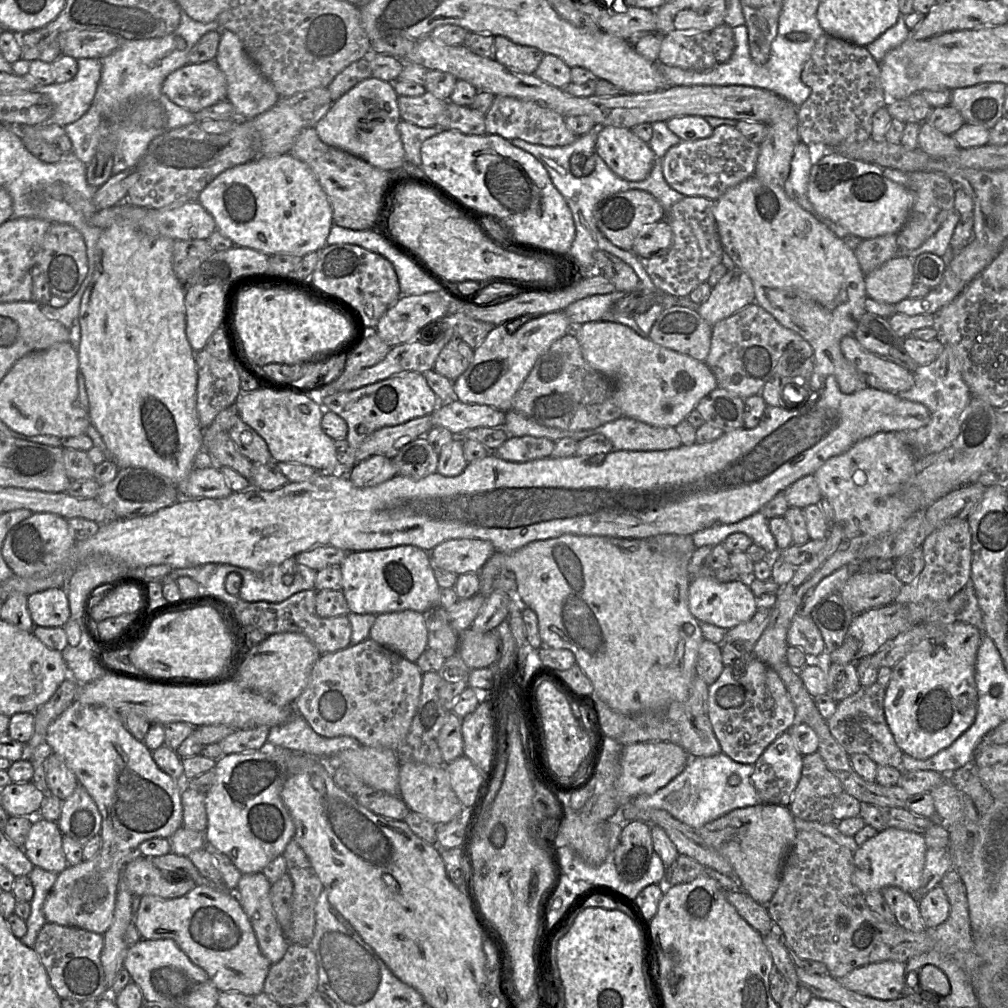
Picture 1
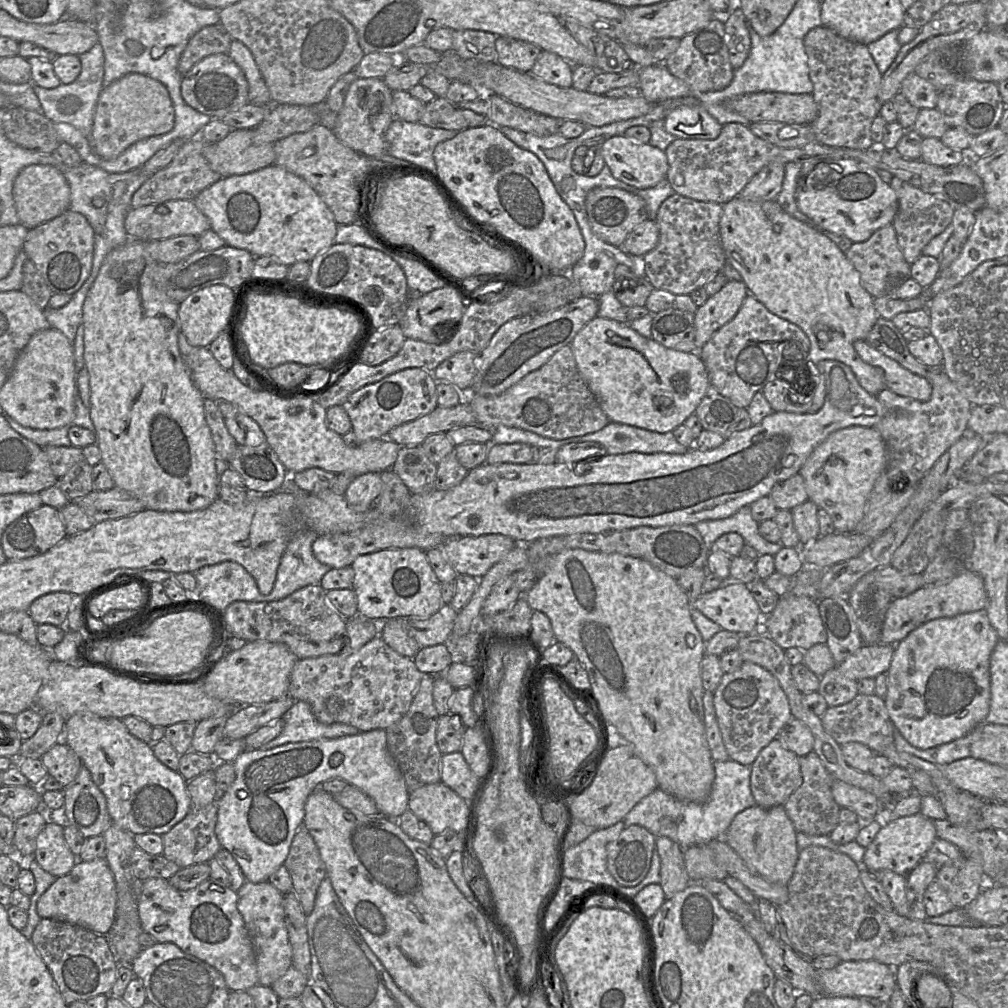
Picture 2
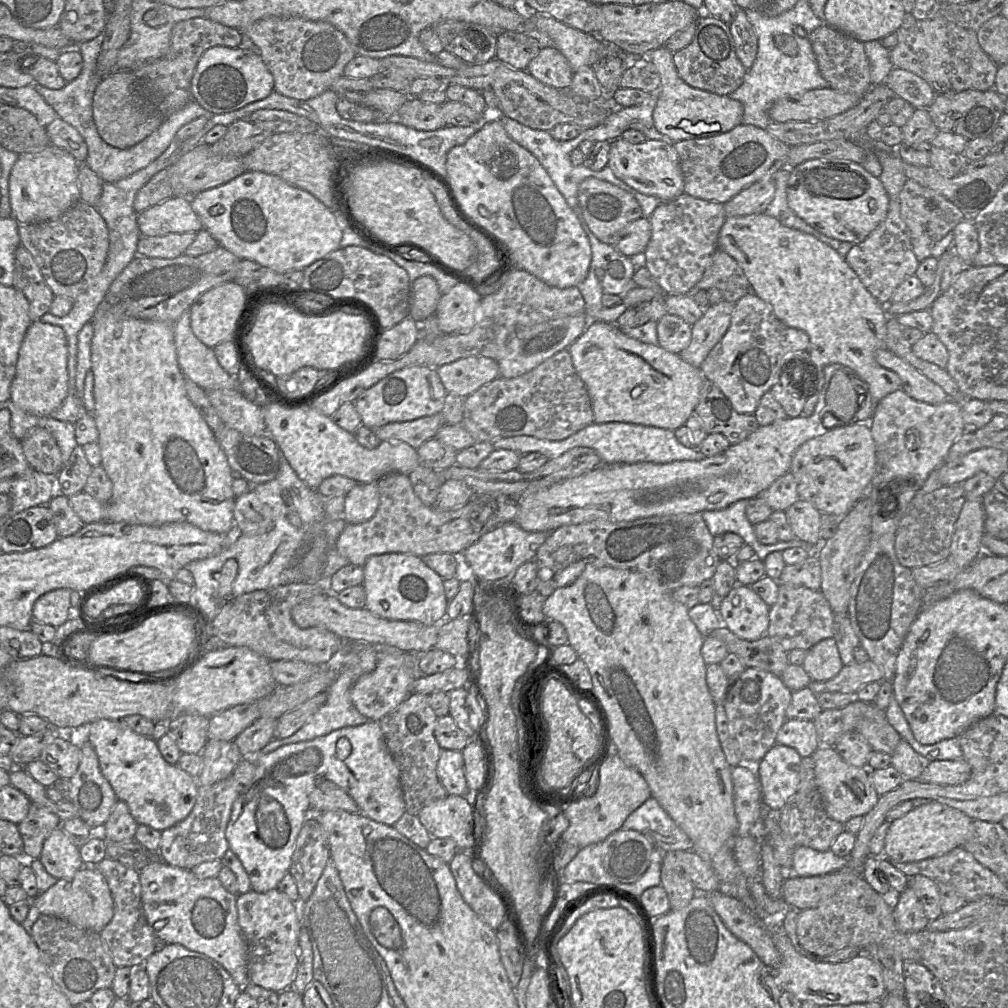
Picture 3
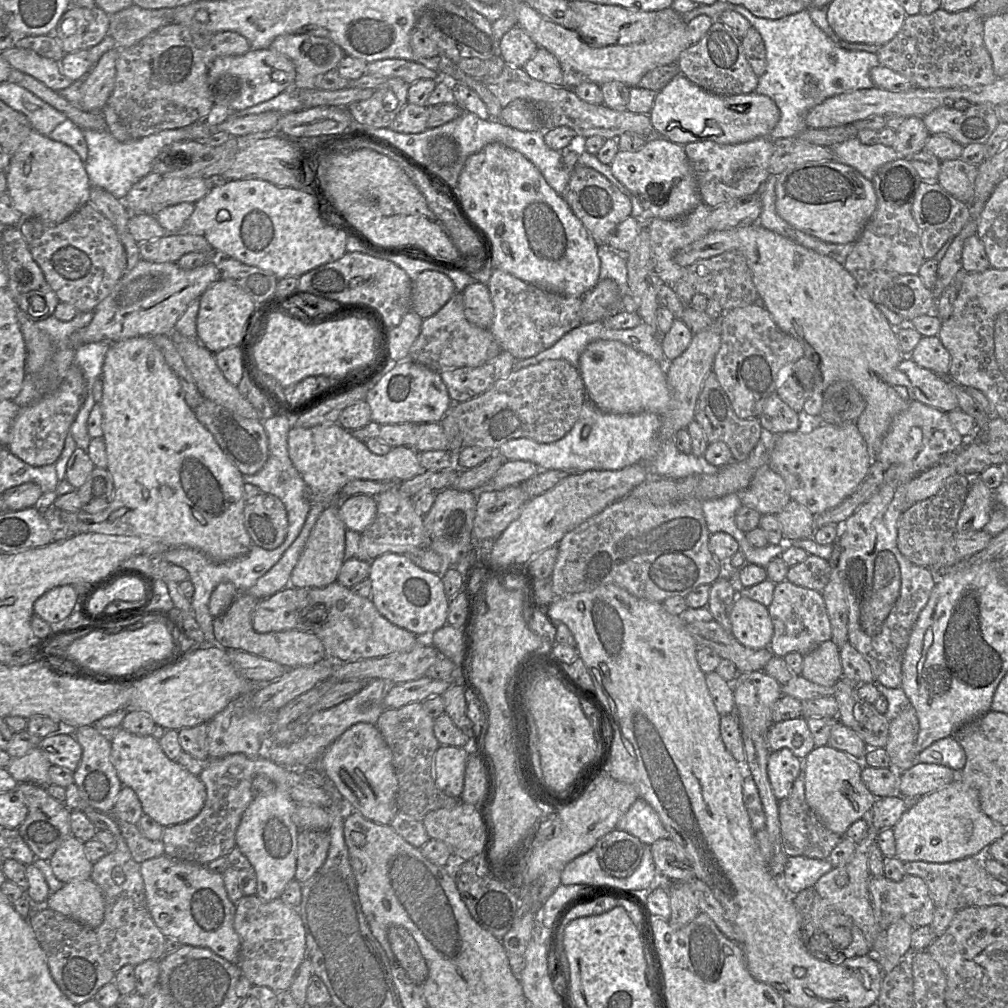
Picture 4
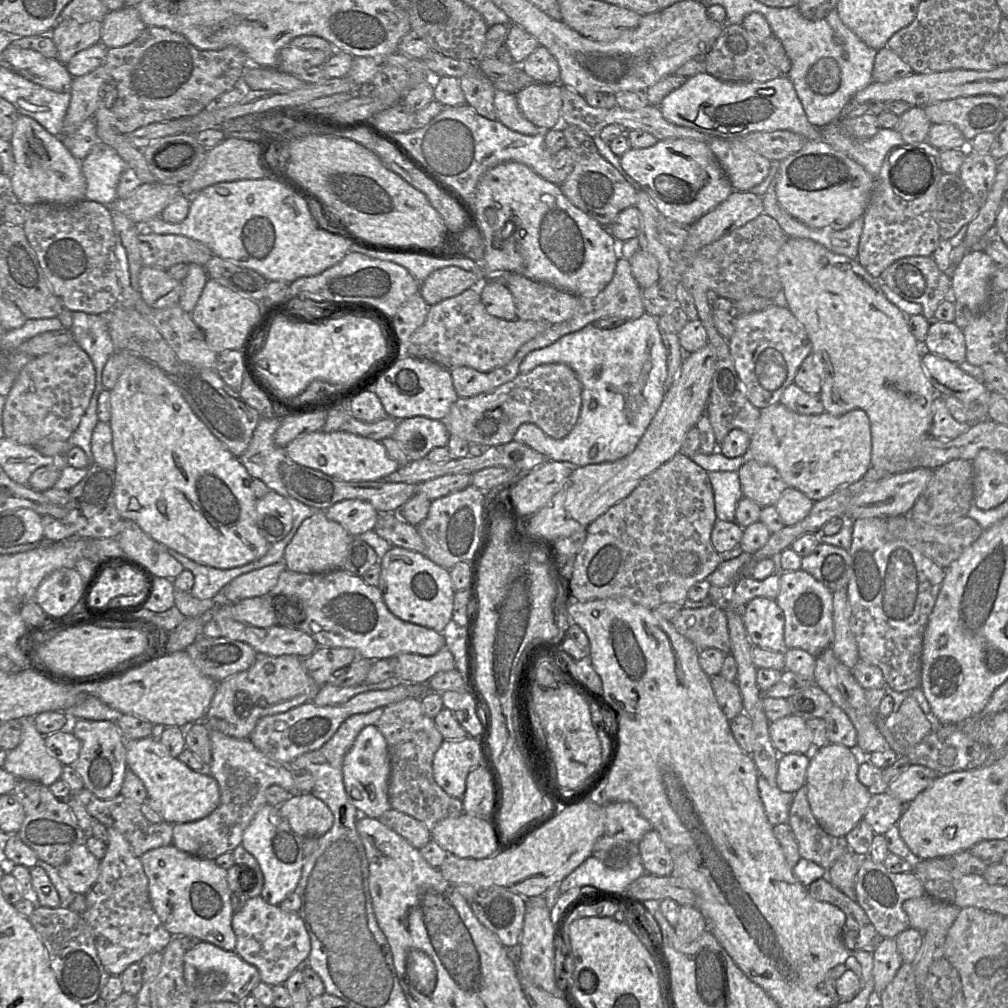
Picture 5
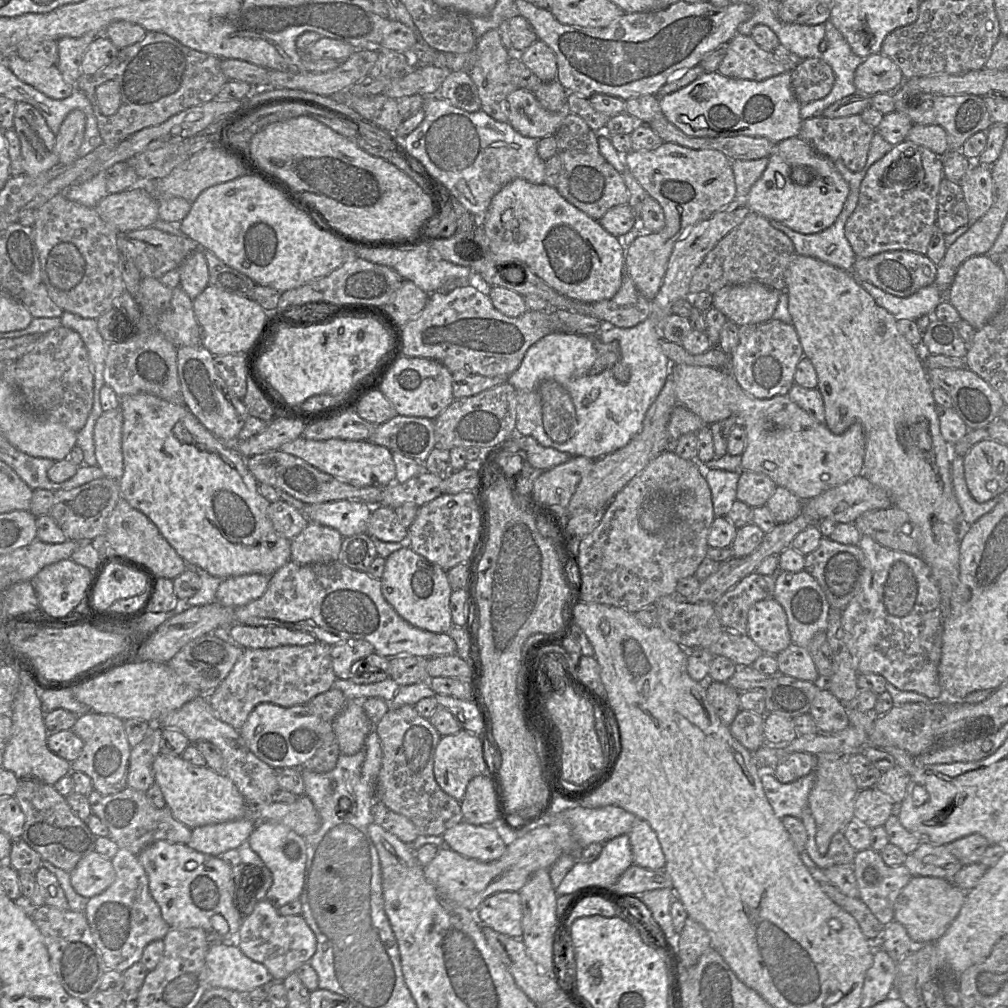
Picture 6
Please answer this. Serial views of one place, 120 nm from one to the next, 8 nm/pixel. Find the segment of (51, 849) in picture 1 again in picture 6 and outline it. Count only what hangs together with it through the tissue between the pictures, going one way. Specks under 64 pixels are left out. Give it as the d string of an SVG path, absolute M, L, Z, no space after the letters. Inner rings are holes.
M96 851L83 857L69 874L72 887L85 898L102 893L115 880L111 859Z

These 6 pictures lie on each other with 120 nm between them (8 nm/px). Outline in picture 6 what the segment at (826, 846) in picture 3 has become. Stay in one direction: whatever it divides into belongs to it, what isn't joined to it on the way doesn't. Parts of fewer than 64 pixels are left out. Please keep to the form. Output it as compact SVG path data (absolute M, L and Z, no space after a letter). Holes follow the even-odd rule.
M806 811L801 818L807 832L805 851L819 870L833 865L853 864L856 850L849 844L843 831L837 832L831 838L828 850L821 854L816 844L817 826L814 817Z

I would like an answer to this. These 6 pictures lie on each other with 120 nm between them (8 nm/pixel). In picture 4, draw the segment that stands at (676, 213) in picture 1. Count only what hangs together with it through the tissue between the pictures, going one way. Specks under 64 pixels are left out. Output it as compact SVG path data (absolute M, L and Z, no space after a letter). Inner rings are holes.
M701 202L693 211L682 217L672 219L649 218L647 221L654 269L665 284L674 286L685 274L686 267L680 266L674 260L674 255L683 247L699 240L710 232L707 218L711 209L707 204Z

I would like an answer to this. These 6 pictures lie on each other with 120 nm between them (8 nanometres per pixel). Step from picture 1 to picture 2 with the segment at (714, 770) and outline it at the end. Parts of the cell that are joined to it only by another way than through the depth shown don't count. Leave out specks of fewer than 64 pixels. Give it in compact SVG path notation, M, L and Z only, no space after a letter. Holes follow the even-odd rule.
M731 759L714 761L715 779L709 798L704 803L680 801L657 788L639 801L624 817L625 827L639 825L654 836L665 836L678 843L683 849L692 845L708 844L724 836L734 817L756 804L751 791L751 767Z

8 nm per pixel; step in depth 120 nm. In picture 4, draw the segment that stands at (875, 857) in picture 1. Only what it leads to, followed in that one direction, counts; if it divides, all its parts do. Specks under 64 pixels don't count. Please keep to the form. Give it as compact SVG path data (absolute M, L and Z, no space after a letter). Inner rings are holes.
M958 777L948 785L913 802L893 827L896 853L902 862L946 863L971 856L982 856L986 848L1001 838L1006 827L987 816L980 807L977 790Z

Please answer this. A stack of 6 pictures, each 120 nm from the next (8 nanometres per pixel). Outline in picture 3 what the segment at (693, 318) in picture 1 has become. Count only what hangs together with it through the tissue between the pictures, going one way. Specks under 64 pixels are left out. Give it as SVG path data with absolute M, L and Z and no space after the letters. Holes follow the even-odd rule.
M666 313L657 321L658 345L673 354L685 350L692 336L692 326L682 318Z

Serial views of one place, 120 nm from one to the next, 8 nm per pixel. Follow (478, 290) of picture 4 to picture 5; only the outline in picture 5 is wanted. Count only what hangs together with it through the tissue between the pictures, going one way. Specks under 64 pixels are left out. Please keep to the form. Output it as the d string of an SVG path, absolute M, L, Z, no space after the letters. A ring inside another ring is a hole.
M484 281L480 286L480 297L486 311L499 319L517 319L516 306L511 292L499 281Z

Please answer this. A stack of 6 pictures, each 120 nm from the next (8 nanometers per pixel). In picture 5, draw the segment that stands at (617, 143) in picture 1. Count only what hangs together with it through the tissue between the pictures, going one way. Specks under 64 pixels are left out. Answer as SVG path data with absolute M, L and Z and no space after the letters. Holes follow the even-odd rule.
M683 138L658 140L648 148L629 148L620 156L620 162L623 169L649 195L658 211L681 226L689 226L734 191L707 142Z

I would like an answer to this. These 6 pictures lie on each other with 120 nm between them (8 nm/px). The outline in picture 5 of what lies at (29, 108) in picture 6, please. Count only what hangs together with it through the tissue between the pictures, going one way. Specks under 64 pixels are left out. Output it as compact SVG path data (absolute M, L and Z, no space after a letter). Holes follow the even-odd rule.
M19 115L10 142L14 169L5 184L16 201L26 207L38 203L66 206L85 199L86 181L81 163L63 145L60 137L48 133L36 120Z

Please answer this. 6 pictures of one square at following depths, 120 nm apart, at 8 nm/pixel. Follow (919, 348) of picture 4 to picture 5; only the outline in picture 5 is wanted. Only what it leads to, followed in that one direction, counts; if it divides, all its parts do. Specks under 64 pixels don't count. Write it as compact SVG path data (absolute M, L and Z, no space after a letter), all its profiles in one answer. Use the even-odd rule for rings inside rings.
M934 320L924 343L929 352L959 364L966 360L966 343L962 329L954 322Z

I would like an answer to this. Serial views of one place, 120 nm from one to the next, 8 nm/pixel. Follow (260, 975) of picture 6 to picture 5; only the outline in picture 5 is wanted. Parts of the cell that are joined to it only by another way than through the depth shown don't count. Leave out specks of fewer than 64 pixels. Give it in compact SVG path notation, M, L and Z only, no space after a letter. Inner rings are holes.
M199 942L184 955L185 985L194 1005L209 1002L241 1004L261 982L257 968L244 961L235 951L225 951L208 942Z

